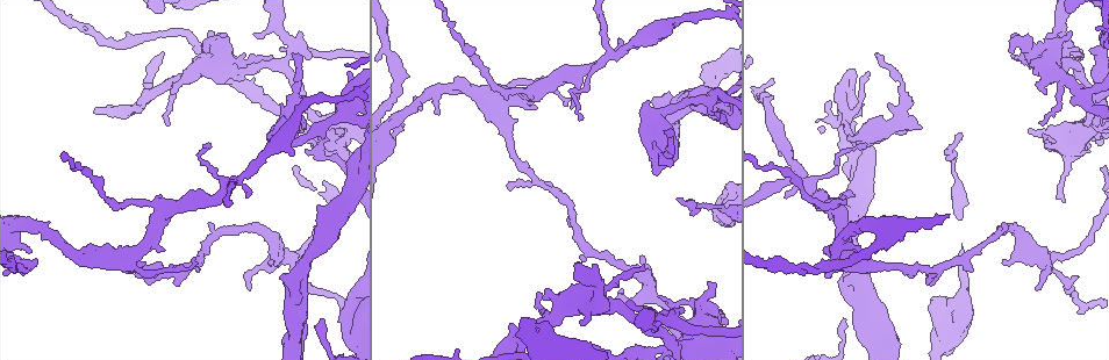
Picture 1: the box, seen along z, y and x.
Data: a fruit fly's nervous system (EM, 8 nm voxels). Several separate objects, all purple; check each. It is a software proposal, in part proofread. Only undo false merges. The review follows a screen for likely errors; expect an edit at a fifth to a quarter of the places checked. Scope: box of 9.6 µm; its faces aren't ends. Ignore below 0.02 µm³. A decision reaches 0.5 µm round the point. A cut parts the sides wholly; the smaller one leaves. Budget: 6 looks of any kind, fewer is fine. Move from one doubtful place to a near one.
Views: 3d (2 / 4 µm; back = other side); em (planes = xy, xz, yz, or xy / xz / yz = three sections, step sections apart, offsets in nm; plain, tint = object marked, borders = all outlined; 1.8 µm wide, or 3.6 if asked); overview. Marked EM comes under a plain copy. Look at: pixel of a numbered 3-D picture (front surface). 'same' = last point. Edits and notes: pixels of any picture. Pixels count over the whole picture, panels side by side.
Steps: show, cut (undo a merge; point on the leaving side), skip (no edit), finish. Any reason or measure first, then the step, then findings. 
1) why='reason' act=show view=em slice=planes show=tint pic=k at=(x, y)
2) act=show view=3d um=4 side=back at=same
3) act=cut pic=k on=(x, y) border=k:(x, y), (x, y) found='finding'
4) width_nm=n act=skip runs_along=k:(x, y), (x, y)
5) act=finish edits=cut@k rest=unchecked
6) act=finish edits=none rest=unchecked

why='abrupt turn' act=show view=3d um=4 side=back pic=1 at=(341, 117)

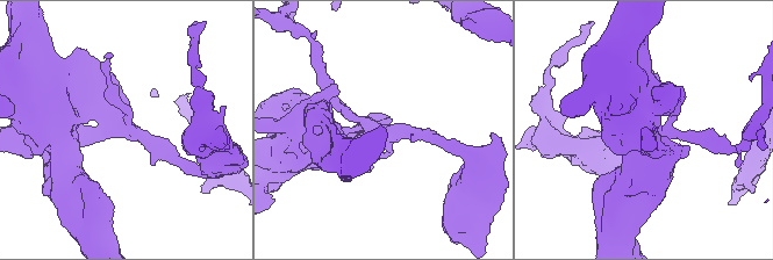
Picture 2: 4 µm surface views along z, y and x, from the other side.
act=show view=em slice=planes show=tint pic=2 at=(127, 129)

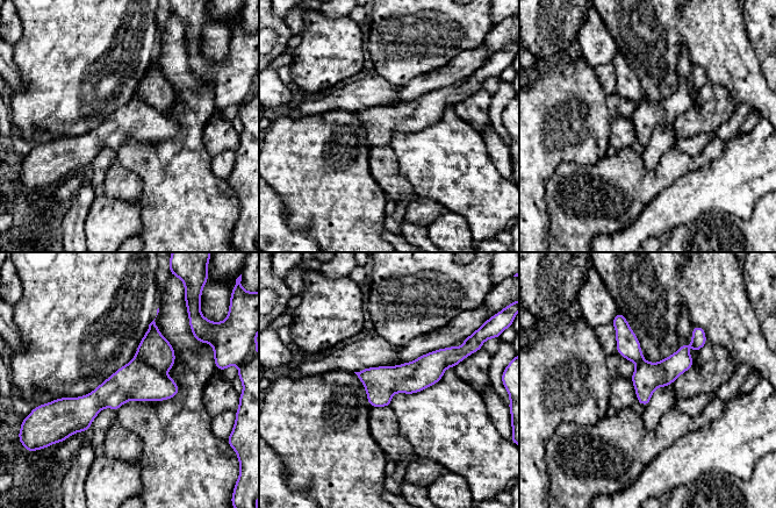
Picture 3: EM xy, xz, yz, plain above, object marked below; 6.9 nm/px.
width_nm=200 act=cut pic=3 on=(136, 380) part_leaving=3:(174, 386), (121, 386), (64, 407) found='a second neuron is stuck on'

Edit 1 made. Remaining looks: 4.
why='see it whole again' act=show view=overview

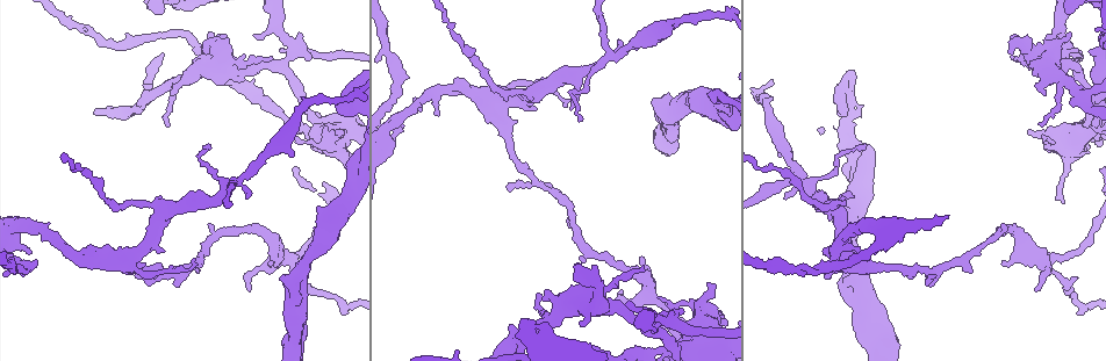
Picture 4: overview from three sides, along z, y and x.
why='abrupt turn' act=show view=em um=3.6 slice=planes show=tint pic=4 at=(705, 339)

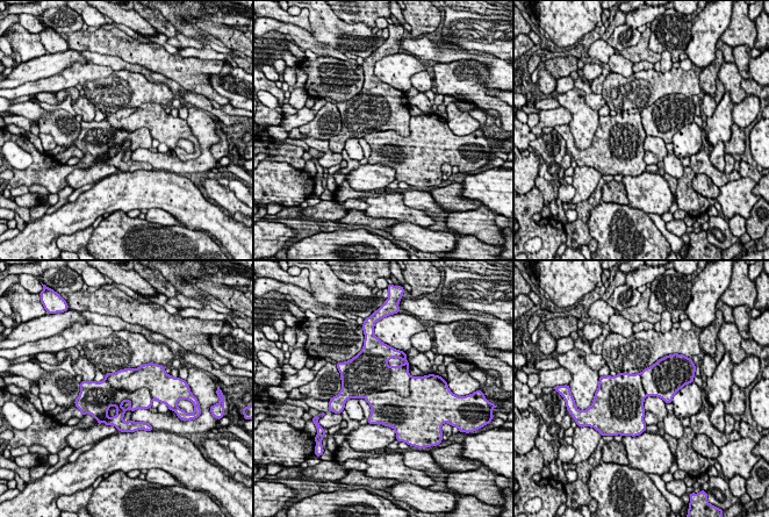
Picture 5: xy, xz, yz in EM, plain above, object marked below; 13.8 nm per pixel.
act=cut pic=5 on=(383, 378) border=5:(411, 377), (408, 395), (364, 396) found='two neurons meet here'

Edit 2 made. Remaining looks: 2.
act=show view=em slice=xz step=4 show=tint pic=4 at=(1050, 257)

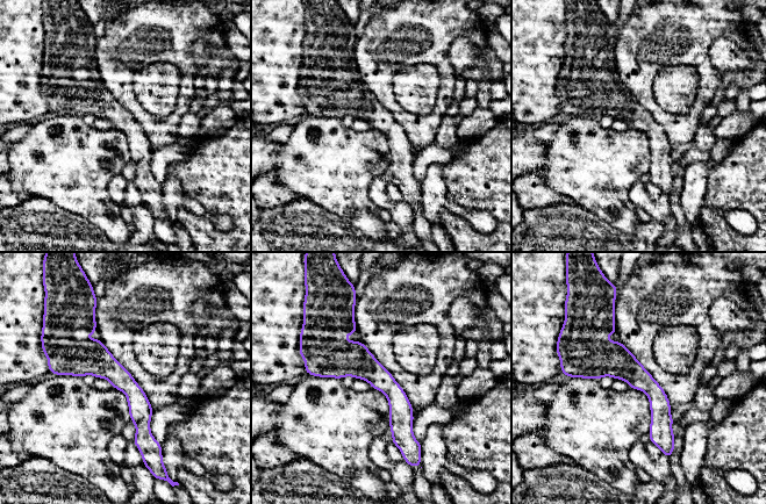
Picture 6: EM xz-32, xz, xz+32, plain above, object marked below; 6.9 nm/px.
why='another direction' act=show view=em slice=planes show=tint at=same

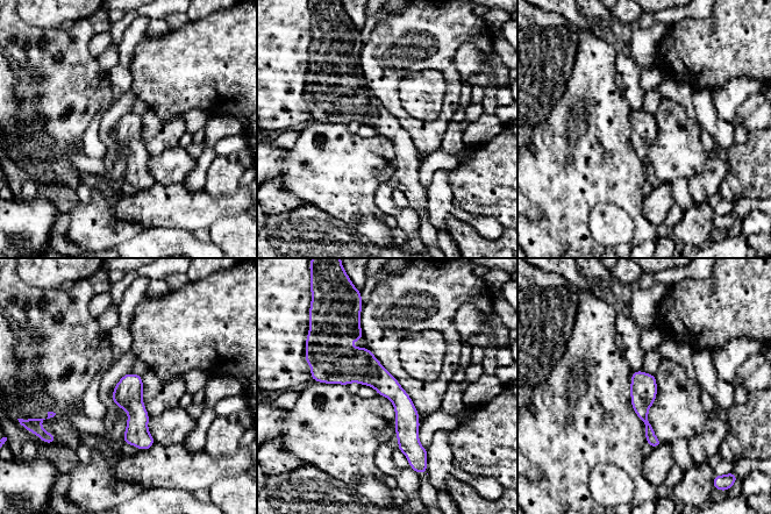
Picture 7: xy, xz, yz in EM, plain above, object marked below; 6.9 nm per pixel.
act=skip found='one neuron here'

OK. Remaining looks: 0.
act=finish edits=cut@3,cut@5 rest=unchecked

